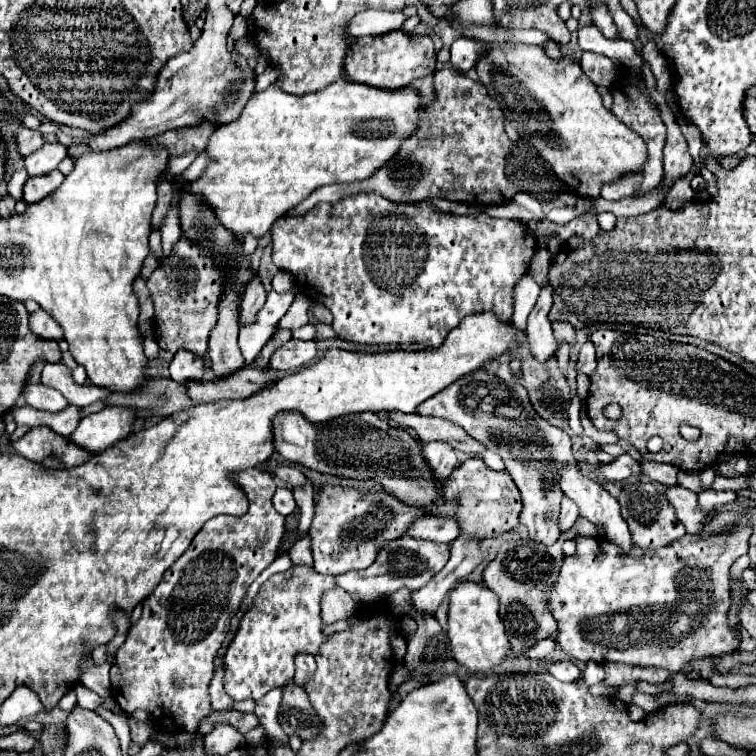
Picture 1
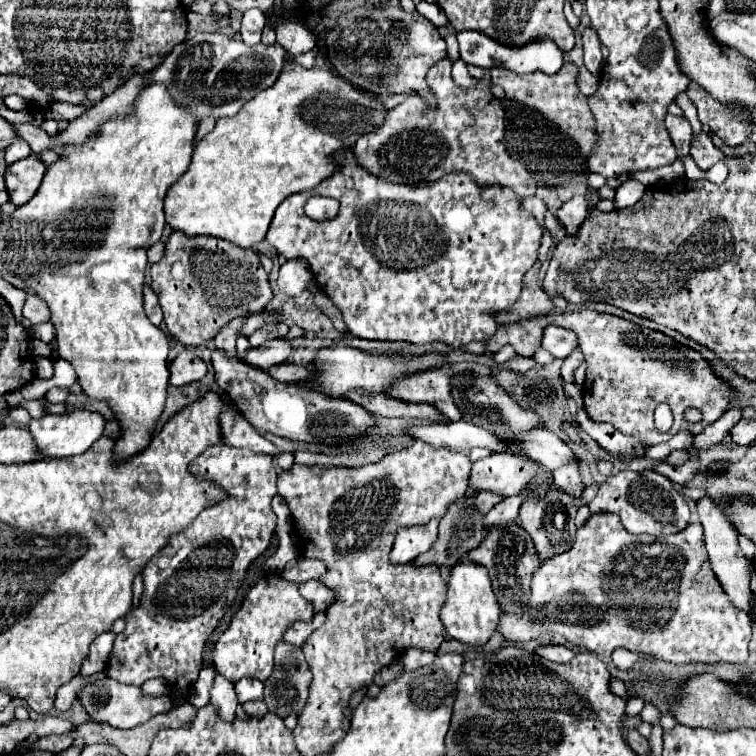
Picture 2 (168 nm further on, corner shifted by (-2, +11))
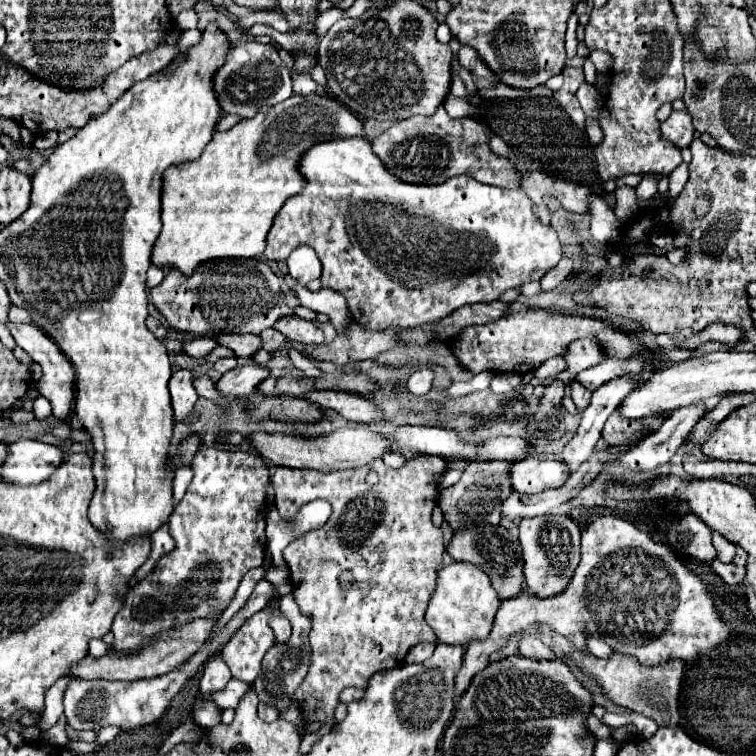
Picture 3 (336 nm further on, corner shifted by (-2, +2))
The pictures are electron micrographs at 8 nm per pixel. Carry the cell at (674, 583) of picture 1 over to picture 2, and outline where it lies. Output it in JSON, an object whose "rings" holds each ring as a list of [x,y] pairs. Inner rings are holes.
{"rings":[[[598,512],[598,514],[592,514],[586,524],[582,528],[578,528],[576,532],[576,540],[570,548],[570,552],[562,552],[562,556],[552,556],[550,560],[544,560],[540,570],[534,572],[534,578],[532,578],[532,596],[528,600],[528,606],[526,606],[526,612],[524,616],[514,616],[514,614],[502,614],[500,618],[500,624],[498,624],[498,632],[502,632],[508,640],[512,642],[528,642],[528,640],[534,640],[538,638],[540,634],[544,632],[556,632],[556,634],[562,634],[566,636],[566,640],[574,646],[580,646],[580,648],[586,648],[588,652],[594,652],[594,654],[602,654],[602,656],[610,656],[612,650],[616,648],[626,648],[630,652],[644,652],[644,654],[650,654],[650,656],[656,656],[658,660],[666,660],[666,662],[676,662],[676,664],[684,664],[684,662],[730,662],[730,664],[742,664],[748,660],[748,642],[752,638],[752,622],[750,622],[750,616],[738,608],[734,608],[730,604],[730,600],[726,598],[718,578],[714,576],[712,568],[710,568],[710,562],[708,562],[708,556],[706,556],[706,548],[704,548],[704,532],[702,532],[702,526],[700,524],[688,524],[686,530],[678,532],[678,534],[672,534],[672,536],[666,536],[666,538],[654,538],[654,536],[634,536],[630,532],[626,532],[626,528],[622,526],[622,522],[618,520],[618,516],[614,516],[612,512]]]}

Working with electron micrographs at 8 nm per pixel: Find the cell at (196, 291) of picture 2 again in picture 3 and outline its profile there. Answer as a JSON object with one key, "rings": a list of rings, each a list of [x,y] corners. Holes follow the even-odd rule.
{"rings":[[[214,259],[202,263],[192,277],[170,271],[164,281],[150,289],[152,303],[168,319],[168,323],[182,333],[196,337],[218,333],[254,333],[274,327],[274,323],[290,313],[302,319],[316,319],[318,313],[308,307],[288,307],[278,287],[278,277],[258,259]],[[230,261],[230,263],[228,263]],[[230,267],[230,269],[228,269]]]}

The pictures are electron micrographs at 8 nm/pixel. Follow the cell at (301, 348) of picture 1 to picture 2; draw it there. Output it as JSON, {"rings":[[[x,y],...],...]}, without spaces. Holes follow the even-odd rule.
{"rings":[[[274,338],[274,340],[266,340],[262,346],[258,348],[250,348],[246,352],[246,356],[242,356],[244,362],[268,370],[274,364],[282,364],[284,360],[288,360],[288,356],[292,354],[292,340],[286,338]]]}

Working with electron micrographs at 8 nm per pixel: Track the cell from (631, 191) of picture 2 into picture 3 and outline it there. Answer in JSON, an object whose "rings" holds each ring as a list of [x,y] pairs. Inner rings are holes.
{"rings":[[[656,173],[644,175],[642,183],[636,187],[636,197],[648,201],[648,199],[658,191],[658,179],[660,179],[660,177],[662,177],[662,175],[656,175]]]}

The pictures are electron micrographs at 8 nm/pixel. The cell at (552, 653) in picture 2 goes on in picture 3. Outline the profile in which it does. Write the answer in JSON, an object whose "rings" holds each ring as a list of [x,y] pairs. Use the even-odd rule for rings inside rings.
{"rings":[[[524,635],[518,643],[518,651],[520,655],[524,657],[532,657],[532,659],[552,659],[552,649],[546,647],[538,637],[532,637],[532,635]]]}

